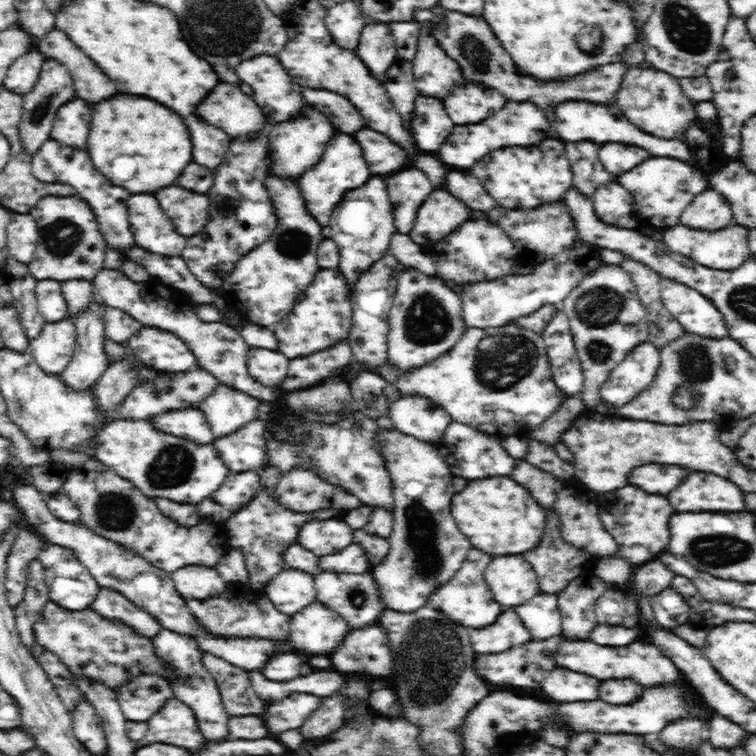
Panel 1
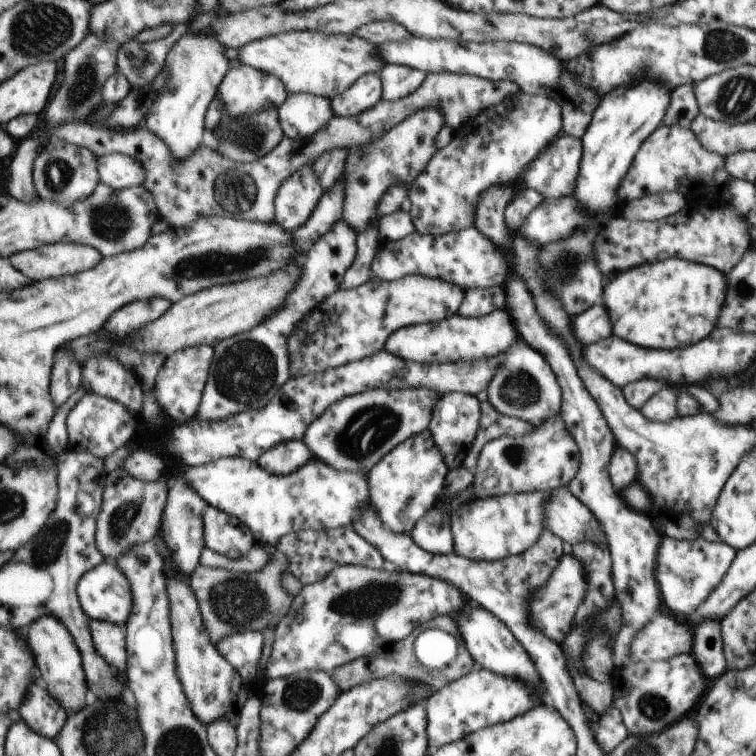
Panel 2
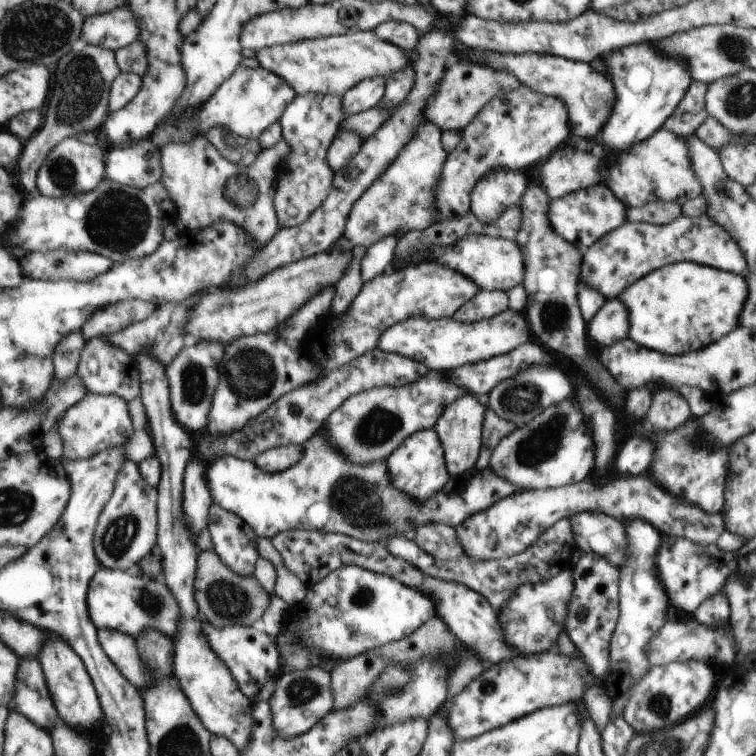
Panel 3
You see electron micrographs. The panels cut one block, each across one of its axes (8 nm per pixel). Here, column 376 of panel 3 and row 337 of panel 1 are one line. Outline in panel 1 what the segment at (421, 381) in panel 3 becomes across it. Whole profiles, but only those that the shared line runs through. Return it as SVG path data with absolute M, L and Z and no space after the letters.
M412 268L399 274L389 318L387 362L388 365L394 366L394 369L398 369L398 371L415 369L440 358L457 343L457 340L460 340L460 337L467 329L465 322L463 322L460 295L438 276L431 277L430 275L425 275L422 271Z

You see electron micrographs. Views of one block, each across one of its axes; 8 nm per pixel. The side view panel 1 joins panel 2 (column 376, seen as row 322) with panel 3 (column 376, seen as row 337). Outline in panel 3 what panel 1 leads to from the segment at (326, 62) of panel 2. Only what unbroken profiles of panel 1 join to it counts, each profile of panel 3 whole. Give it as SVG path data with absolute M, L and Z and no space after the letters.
M372 31L278 44L257 49L254 57L259 67L283 78L297 95L317 93L335 96L341 96L364 78L387 78L412 61L399 46L380 40Z

